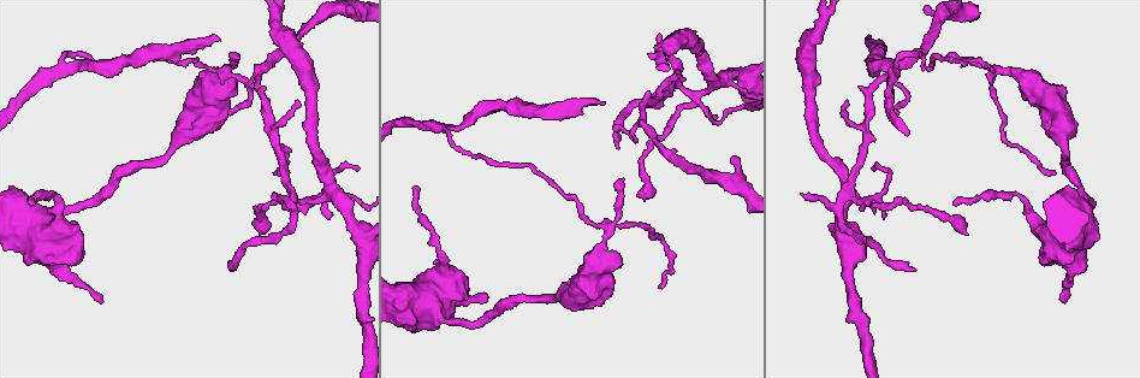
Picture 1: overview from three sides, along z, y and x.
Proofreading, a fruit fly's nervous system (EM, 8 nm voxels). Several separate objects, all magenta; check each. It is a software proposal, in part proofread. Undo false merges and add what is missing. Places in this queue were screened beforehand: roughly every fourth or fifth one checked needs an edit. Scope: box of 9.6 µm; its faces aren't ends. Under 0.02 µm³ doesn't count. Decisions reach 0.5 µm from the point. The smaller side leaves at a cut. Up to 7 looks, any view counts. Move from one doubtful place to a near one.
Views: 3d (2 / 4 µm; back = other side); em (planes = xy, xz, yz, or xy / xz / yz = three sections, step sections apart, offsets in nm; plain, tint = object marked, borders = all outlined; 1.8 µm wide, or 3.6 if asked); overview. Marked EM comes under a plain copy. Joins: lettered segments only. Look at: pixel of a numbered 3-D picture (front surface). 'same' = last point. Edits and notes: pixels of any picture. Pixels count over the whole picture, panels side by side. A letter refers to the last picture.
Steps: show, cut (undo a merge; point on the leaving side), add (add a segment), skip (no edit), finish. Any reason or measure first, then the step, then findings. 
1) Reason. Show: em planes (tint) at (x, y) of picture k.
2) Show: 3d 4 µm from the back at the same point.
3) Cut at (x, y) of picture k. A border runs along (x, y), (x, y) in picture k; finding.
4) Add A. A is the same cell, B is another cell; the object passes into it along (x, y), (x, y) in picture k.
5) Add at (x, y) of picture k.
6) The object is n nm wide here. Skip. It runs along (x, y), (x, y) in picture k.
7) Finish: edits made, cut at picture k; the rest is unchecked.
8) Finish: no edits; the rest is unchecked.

Sudden change in width. Show: em xy step 16 (tint) at (644, 186) of picture 1.

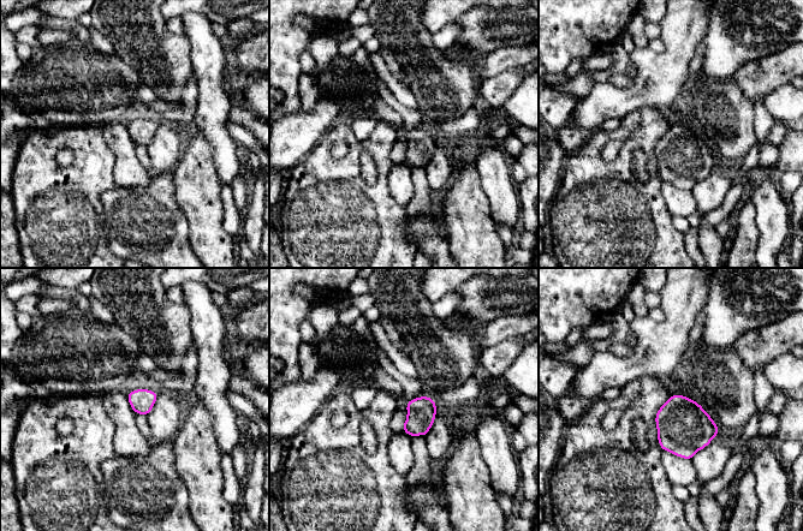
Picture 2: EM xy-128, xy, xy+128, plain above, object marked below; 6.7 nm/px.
Cut it another way. Show: em planes (borders) at the same point.

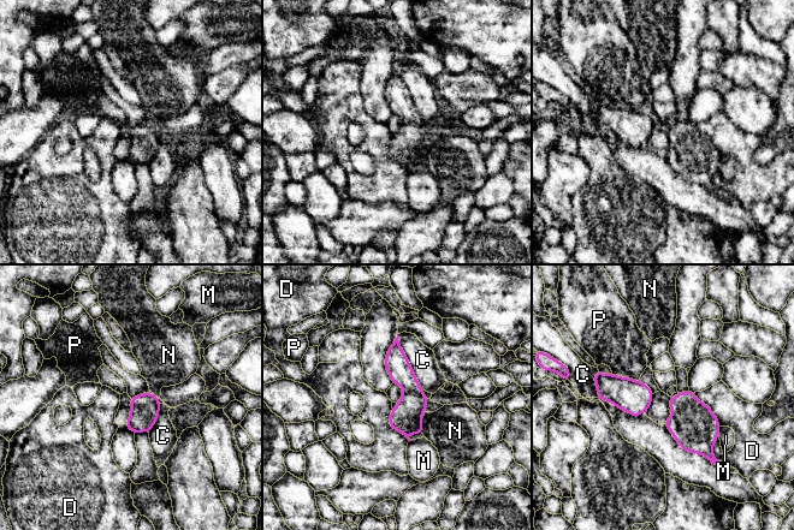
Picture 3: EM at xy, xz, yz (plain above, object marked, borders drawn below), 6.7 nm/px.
The object is 190 nm wide here; the longest contact is with C, 400 nm. Skip. C, D, M, N and P are other cells; continuous, no second neuron.

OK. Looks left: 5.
Thick turns thin. Show: em planes (borders) at (63, 271) of picture 1.

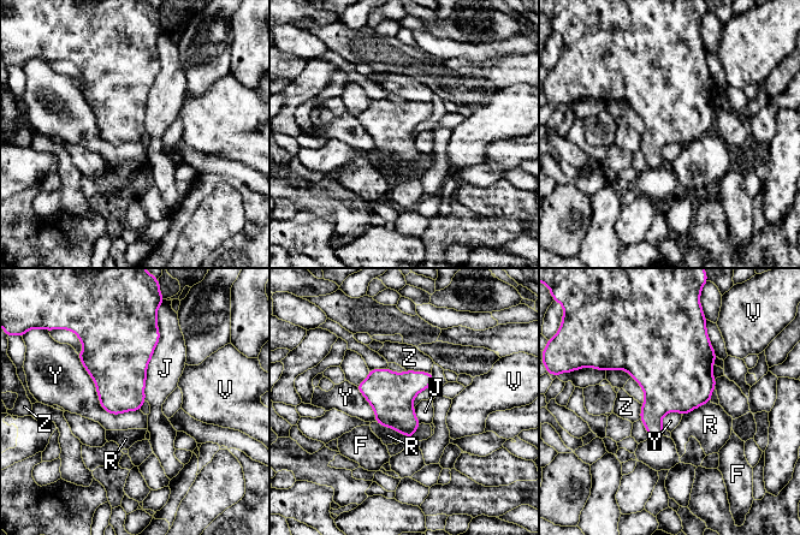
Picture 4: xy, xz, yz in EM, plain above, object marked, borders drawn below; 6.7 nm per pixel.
Skip. F, J, R, V, Y and Z are other cells; one neuron here.

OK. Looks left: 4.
Sudden change in width. Show: 3d 4 µm at (172, 149) of picture 1.

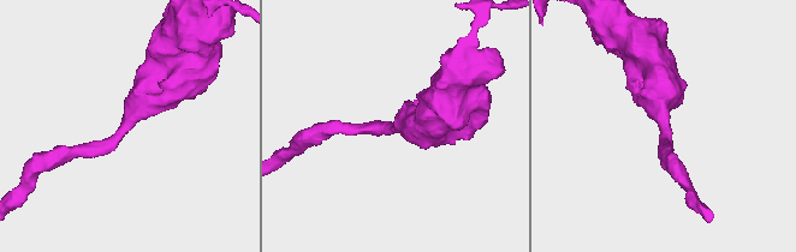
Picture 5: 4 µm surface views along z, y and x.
The arms are 190, 550 nm wide; shape alone is not enough. Show: em xz step 8 (tint) at (663, 123) of picture 5.

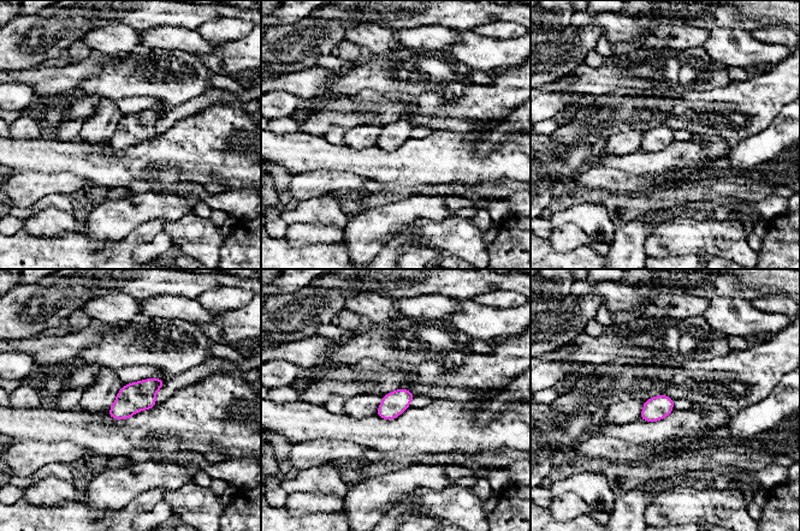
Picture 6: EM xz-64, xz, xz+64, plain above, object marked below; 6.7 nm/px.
Show: em planes (borders) at the same point.

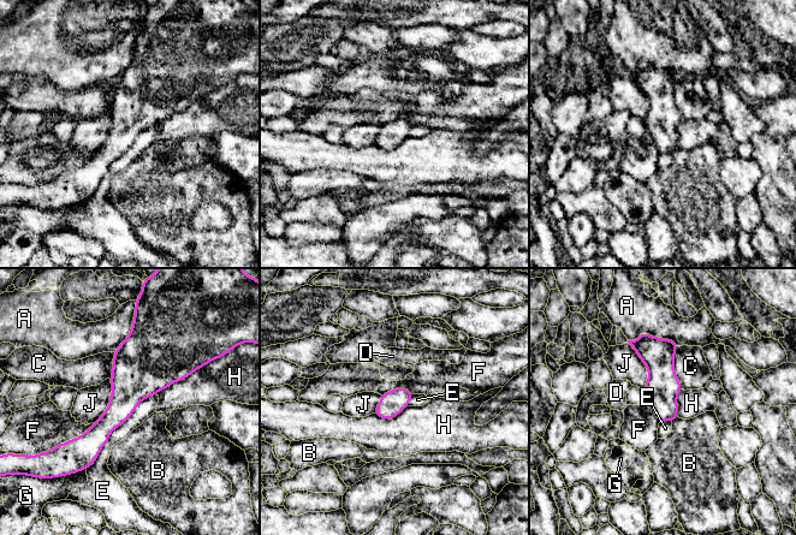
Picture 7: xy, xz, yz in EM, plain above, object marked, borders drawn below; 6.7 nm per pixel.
The object is 160 nm wide here. Skip. A, B, C, D, E, F, G, H and J are other cells; it runs along (642, 336), (658, 356), (671, 417) in picture 7; one neuron here.

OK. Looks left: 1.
Finish: no edits; the rest is unchecked.

